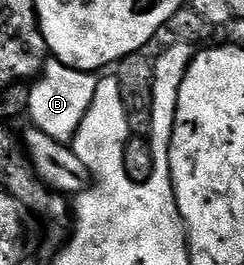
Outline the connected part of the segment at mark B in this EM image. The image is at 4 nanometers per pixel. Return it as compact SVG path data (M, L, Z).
M47 58L41 75L33 80L30 87L28 119L34 122L31 124L48 137L69 144L88 113L88 105L92 105L92 97L96 97L98 80L97 74L72 69L56 58Z

